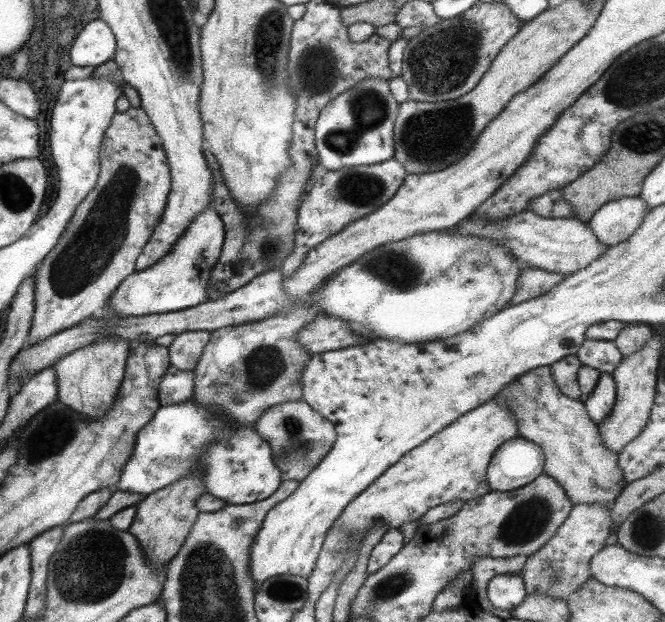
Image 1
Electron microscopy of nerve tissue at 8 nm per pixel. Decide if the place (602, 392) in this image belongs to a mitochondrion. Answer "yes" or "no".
no

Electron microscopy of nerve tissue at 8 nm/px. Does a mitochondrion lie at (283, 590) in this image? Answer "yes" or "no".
yes

